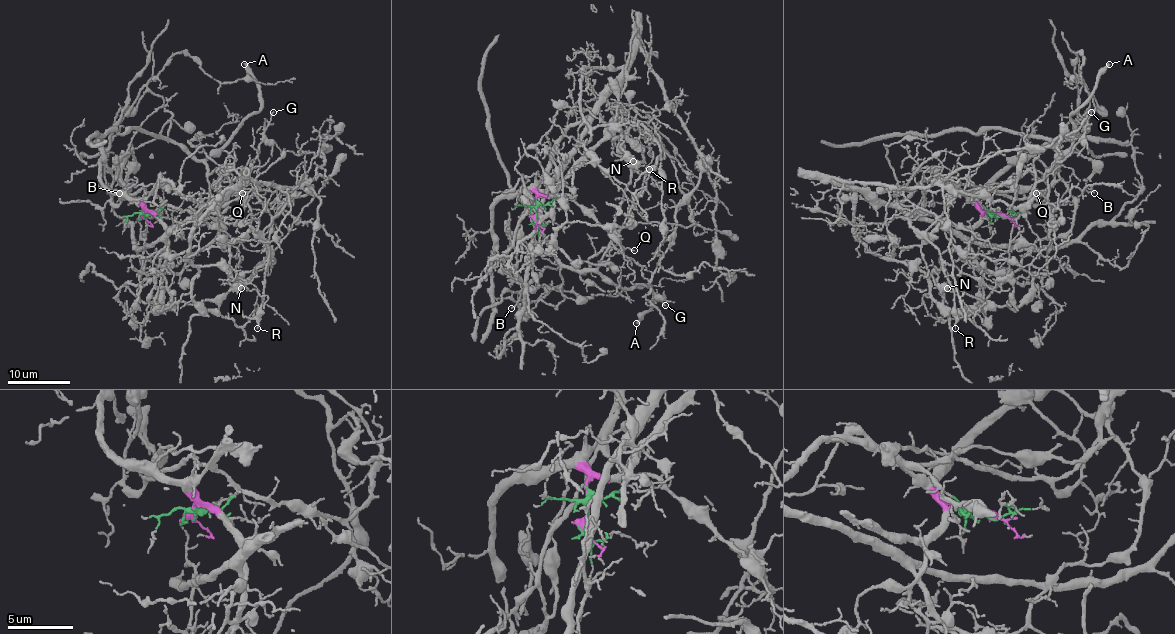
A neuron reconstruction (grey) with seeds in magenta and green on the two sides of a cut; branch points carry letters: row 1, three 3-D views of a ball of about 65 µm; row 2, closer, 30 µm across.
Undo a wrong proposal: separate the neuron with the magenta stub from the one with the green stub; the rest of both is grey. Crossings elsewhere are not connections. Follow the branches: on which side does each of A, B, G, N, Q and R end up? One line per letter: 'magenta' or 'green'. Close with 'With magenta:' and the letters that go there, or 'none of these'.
A: green
B: magenta
G: green
N: green
Q: green
R: magenta
With magenta: B, R

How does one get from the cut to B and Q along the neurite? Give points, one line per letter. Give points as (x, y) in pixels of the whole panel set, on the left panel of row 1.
B: (145, 214), (137, 202), (114, 195), (100, 180), (105, 157), (108, 171), (133, 198), (126, 191), (119, 192)
Q: (145, 214), (154, 214), (165, 205), (216, 217), (225, 208), (225, 202), (232, 194), (243, 192)

